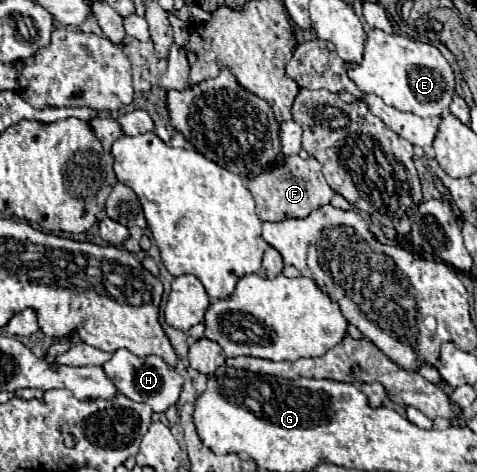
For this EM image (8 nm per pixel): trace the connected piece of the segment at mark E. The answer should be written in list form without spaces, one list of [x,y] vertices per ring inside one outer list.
[[[371,29],[367,33],[363,61],[349,69],[347,75],[359,91],[377,95],[387,105],[419,117],[441,117],[449,109],[455,91],[453,69],[435,45],[413,41],[395,33],[389,35],[381,29]]]

